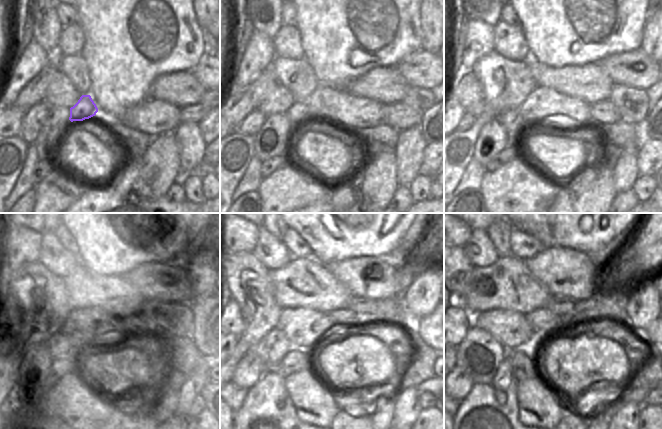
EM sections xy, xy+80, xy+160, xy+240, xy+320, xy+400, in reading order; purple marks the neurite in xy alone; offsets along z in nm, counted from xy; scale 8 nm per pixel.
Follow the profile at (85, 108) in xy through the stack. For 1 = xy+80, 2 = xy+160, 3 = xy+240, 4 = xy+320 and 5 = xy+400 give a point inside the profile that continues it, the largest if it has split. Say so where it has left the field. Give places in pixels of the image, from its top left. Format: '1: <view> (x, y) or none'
1: xy+80 (296, 113)
2: xy+160 (508, 117)
3: xy+240 (59, 339)
4: xy+320 (274, 346)
5: xy+400 (479, 354)

